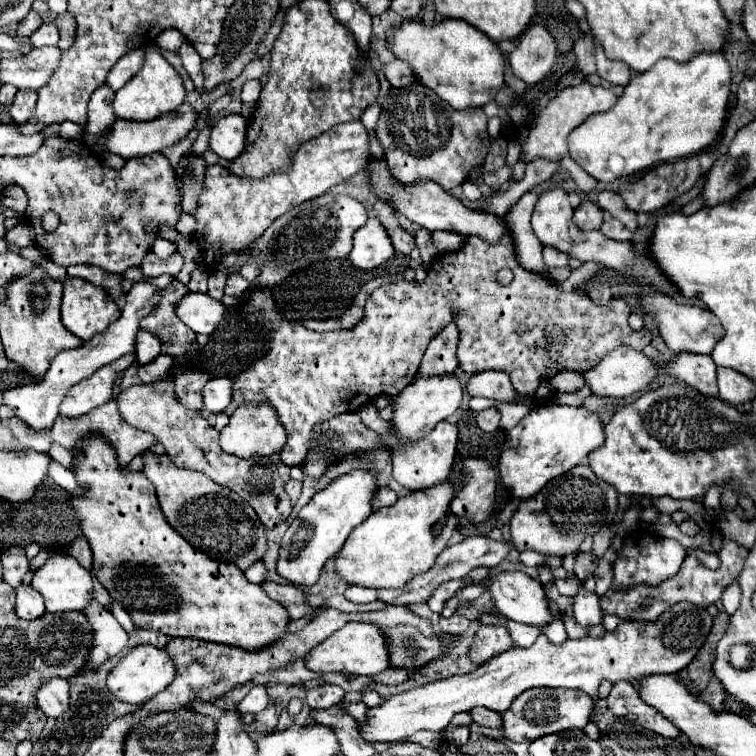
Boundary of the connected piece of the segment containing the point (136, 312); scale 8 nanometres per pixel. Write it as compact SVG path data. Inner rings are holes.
M145 281L133 283L131 291L127 293L127 303L123 307L121 317L115 323L111 323L111 327L107 327L107 331L103 331L99 335L93 335L81 347L75 347L75 349L69 349L69 351L61 351L51 361L51 367L49 367L45 379L37 387L35 385L23 385L23 387L9 389L9 391L3 393L3 403L7 407L11 407L15 417L21 419L33 431L49 429L51 423L55 423L55 419L59 415L59 403L61 403L63 395L69 391L69 387L73 387L75 383L87 379L99 367L109 365L109 363L117 361L119 357L131 353L133 347L135 347L135 335L139 331L141 317L149 315L157 305L159 305L159 289L155 289L151 283L145 283Z

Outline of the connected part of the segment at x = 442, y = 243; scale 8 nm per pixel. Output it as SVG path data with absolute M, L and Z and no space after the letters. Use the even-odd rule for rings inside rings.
M433 231L431 241L437 247L437 251L447 253L447 251L457 251L463 245L465 237L459 233L451 233L451 231Z

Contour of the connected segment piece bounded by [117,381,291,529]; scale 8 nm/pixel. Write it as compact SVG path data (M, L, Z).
M159 381L151 385L129 387L127 391L119 393L117 405L119 405L121 417L127 423L157 437L157 441L165 447L167 457L177 467L201 471L207 477L211 477L215 483L241 495L255 509L265 529L273 529L285 519L289 519L291 501L283 489L283 481L277 473L277 465L271 463L267 457L253 457L253 461L249 461L249 459L239 459L235 455L225 453L219 447L217 429L213 429L209 421L201 417L199 411L191 411L179 403L173 391L173 381Z

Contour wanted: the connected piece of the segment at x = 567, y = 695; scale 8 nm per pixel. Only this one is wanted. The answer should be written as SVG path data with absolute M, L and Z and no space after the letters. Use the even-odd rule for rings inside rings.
M537 687L525 691L515 699L509 711L503 713L503 735L509 741L523 743L535 741L549 733L561 733L569 729L583 729L589 723L589 713L593 709L593 699L579 689L551 689L551 687Z

